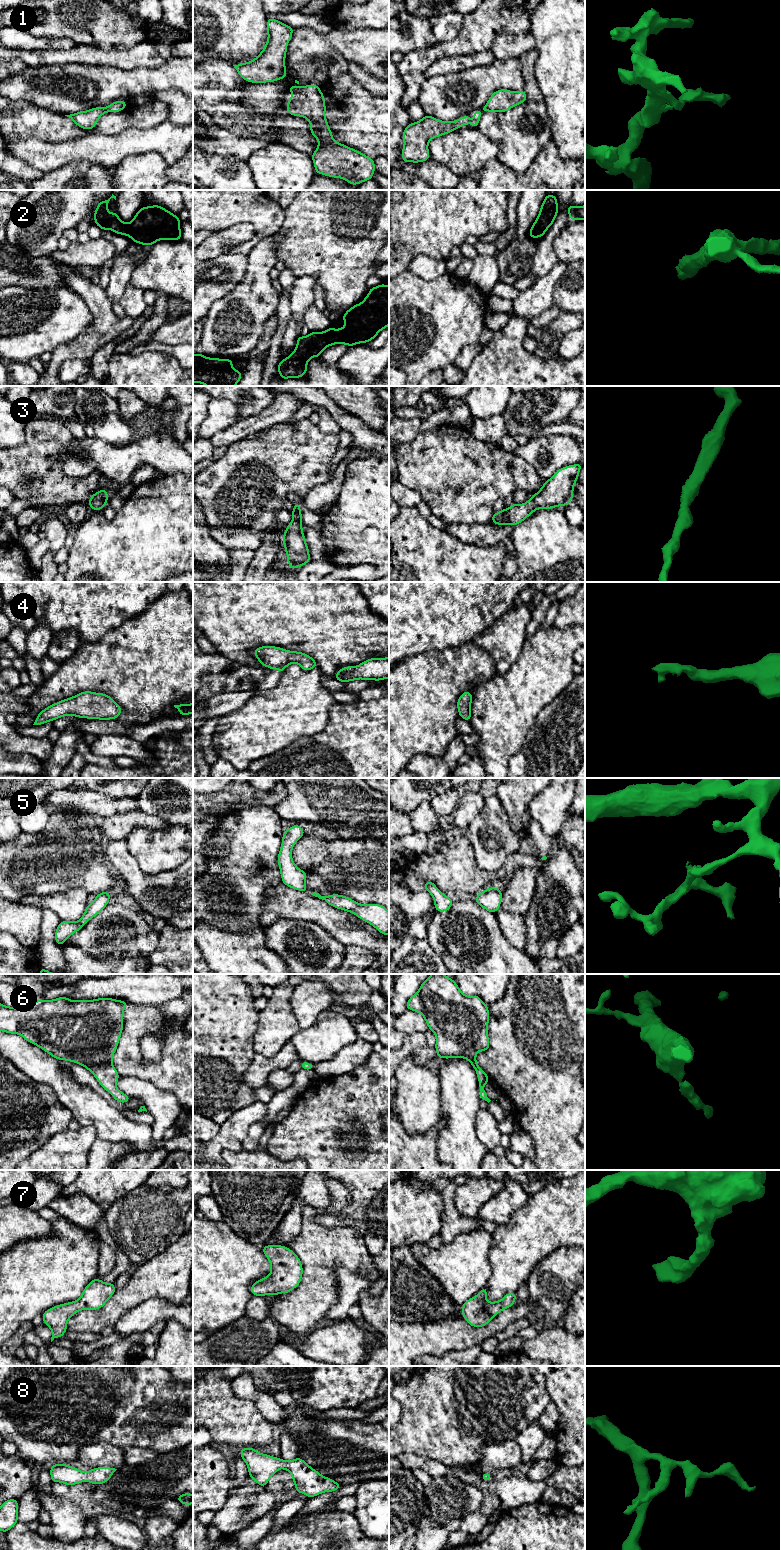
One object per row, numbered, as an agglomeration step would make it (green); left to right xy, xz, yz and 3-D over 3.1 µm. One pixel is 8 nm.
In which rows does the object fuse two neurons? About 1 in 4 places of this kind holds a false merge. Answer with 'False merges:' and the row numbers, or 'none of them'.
False merges: none of them

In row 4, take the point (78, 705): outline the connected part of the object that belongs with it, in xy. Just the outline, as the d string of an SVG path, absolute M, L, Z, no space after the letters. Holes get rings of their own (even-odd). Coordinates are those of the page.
M85 691L48 706L37 715L33 725L42 725L67 715L100 720L116 719L121 712L120 705L109 695Z

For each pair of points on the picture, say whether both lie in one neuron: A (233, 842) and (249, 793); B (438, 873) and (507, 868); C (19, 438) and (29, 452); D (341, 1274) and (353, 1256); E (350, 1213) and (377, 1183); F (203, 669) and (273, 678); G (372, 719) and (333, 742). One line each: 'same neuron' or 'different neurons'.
A: different neurons
B: same neuron
C: different neurons
D: different neurons
E: same neuron
F: same neuron
G: same neuron

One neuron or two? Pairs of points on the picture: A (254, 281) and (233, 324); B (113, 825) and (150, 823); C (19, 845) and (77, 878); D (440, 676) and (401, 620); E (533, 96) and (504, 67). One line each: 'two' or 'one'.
A: one
B: one
C: one
D: two
E: two

